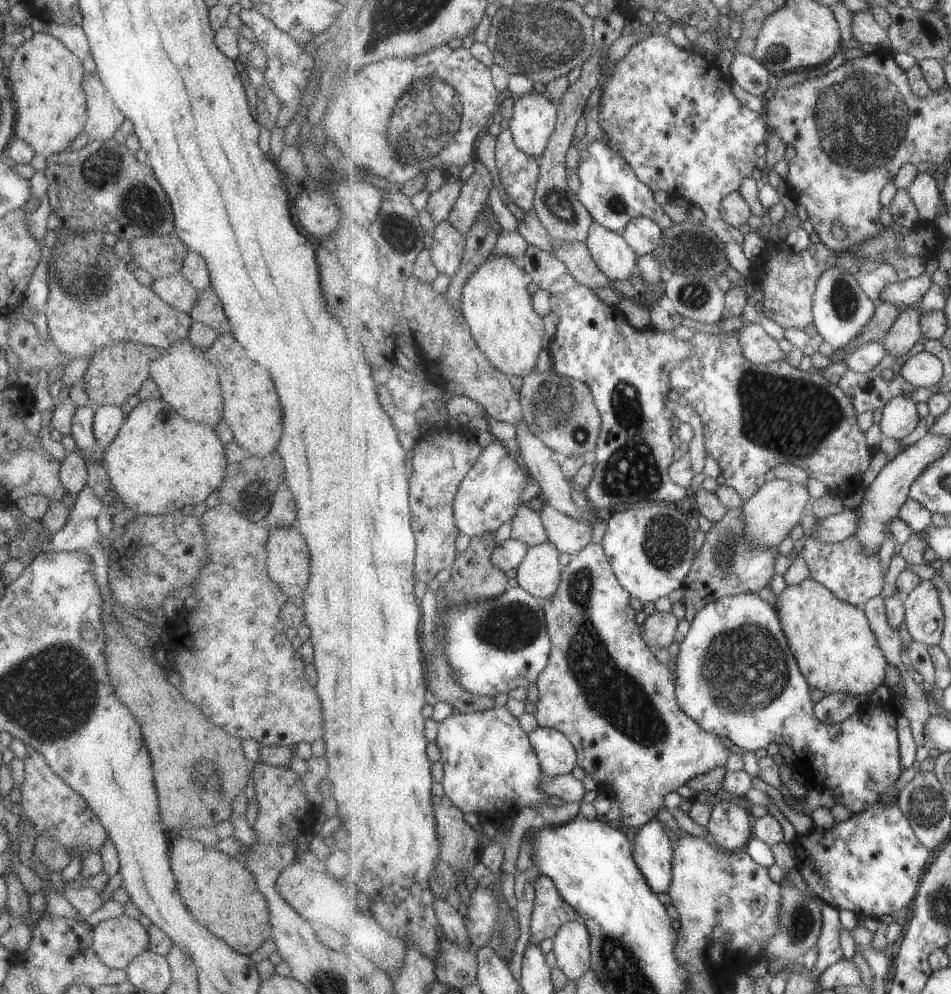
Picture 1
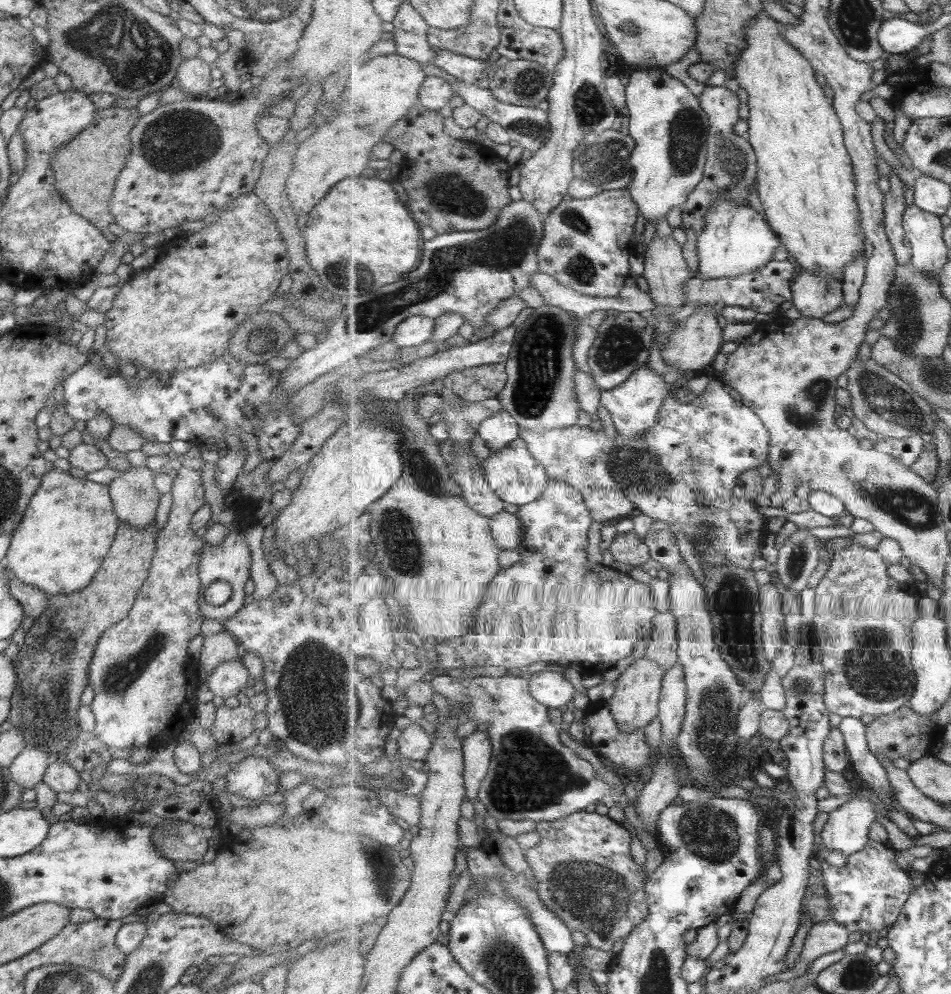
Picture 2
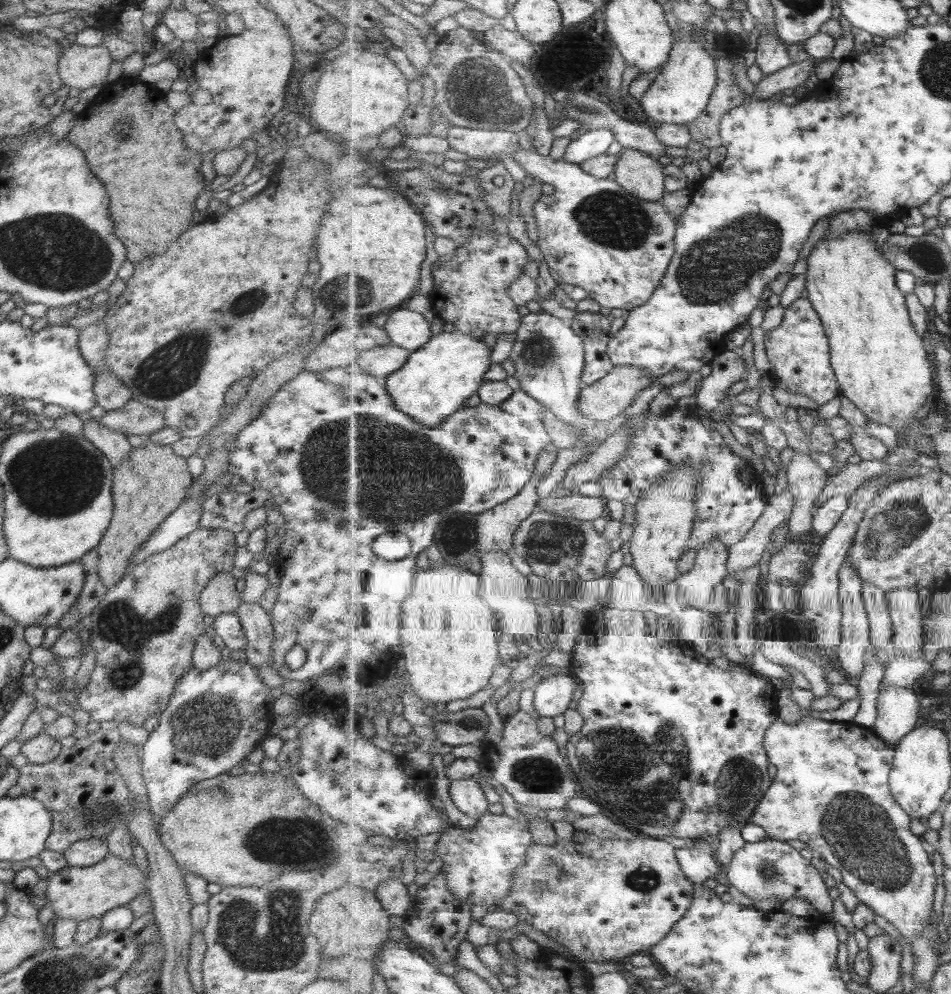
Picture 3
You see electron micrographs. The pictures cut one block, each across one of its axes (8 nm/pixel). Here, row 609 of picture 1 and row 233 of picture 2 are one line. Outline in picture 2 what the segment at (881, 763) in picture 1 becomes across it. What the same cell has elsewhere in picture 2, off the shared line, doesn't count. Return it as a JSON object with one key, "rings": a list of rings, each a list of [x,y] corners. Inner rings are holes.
{"rings":[[[721,194],[721,197],[720,204],[712,207],[706,215],[707,227],[697,242],[699,273],[711,280],[719,280],[758,272],[773,261],[773,252],[782,242],[764,215],[750,206],[739,205],[732,200],[733,196]]]}

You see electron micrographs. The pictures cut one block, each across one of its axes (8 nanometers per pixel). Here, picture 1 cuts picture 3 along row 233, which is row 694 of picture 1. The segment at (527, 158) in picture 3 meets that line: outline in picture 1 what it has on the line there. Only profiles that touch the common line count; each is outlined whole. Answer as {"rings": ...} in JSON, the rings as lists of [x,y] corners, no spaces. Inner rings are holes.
{"rings":[[[590,543],[581,552],[571,557],[571,561],[563,571],[562,583],[558,591],[553,596],[543,599],[552,651],[546,670],[538,678],[537,686],[540,693],[535,706],[537,723],[563,732],[577,749],[579,766],[592,776],[601,788],[609,792],[611,798],[619,804],[621,809],[619,820],[623,821],[623,824],[629,826],[629,828],[639,828],[650,823],[651,820],[656,818],[657,812],[665,809],[663,802],[665,802],[667,794],[676,792],[677,788],[687,785],[696,776],[707,774],[715,768],[726,768],[728,758],[732,754],[729,749],[723,746],[721,736],[707,732],[698,721],[693,720],[691,716],[687,716],[687,713],[683,712],[676,693],[676,679],[673,678],[673,676],[676,676],[676,672],[671,674],[667,664],[659,662],[655,658],[650,645],[643,640],[641,626],[635,622],[638,611],[631,606],[631,596],[632,594],[621,584],[619,577],[615,574],[602,543]]]}

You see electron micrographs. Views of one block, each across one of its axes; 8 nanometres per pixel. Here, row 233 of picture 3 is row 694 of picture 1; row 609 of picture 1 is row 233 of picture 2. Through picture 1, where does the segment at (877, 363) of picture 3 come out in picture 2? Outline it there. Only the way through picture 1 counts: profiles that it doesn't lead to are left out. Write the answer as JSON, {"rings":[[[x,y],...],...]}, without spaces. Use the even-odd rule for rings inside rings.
{"rings":[[[767,12],[759,15],[757,19],[751,21],[751,25],[747,27],[747,49],[740,60],[737,62],[736,68],[734,68],[734,76],[739,80],[741,88],[744,88],[748,93],[747,104],[749,106],[749,129],[745,139],[754,147],[756,156],[758,157],[758,179],[757,188],[762,207],[764,209],[764,216],[768,221],[774,232],[778,234],[780,241],[785,246],[787,252],[791,254],[798,265],[806,270],[809,270],[816,276],[833,276],[835,278],[844,279],[844,272],[851,263],[855,261],[857,257],[863,257],[870,252],[870,245],[868,239],[865,237],[864,230],[862,228],[860,207],[857,200],[857,184],[854,174],[854,162],[852,156],[846,148],[846,141],[844,140],[844,128],[842,120],[839,118],[838,112],[835,110],[834,103],[831,103],[831,98],[826,95],[825,88],[817,82],[817,72],[814,69],[814,65],[810,60],[807,60],[806,56],[795,48],[794,44],[787,41],[785,33],[783,33],[782,24],[775,20]]]}

